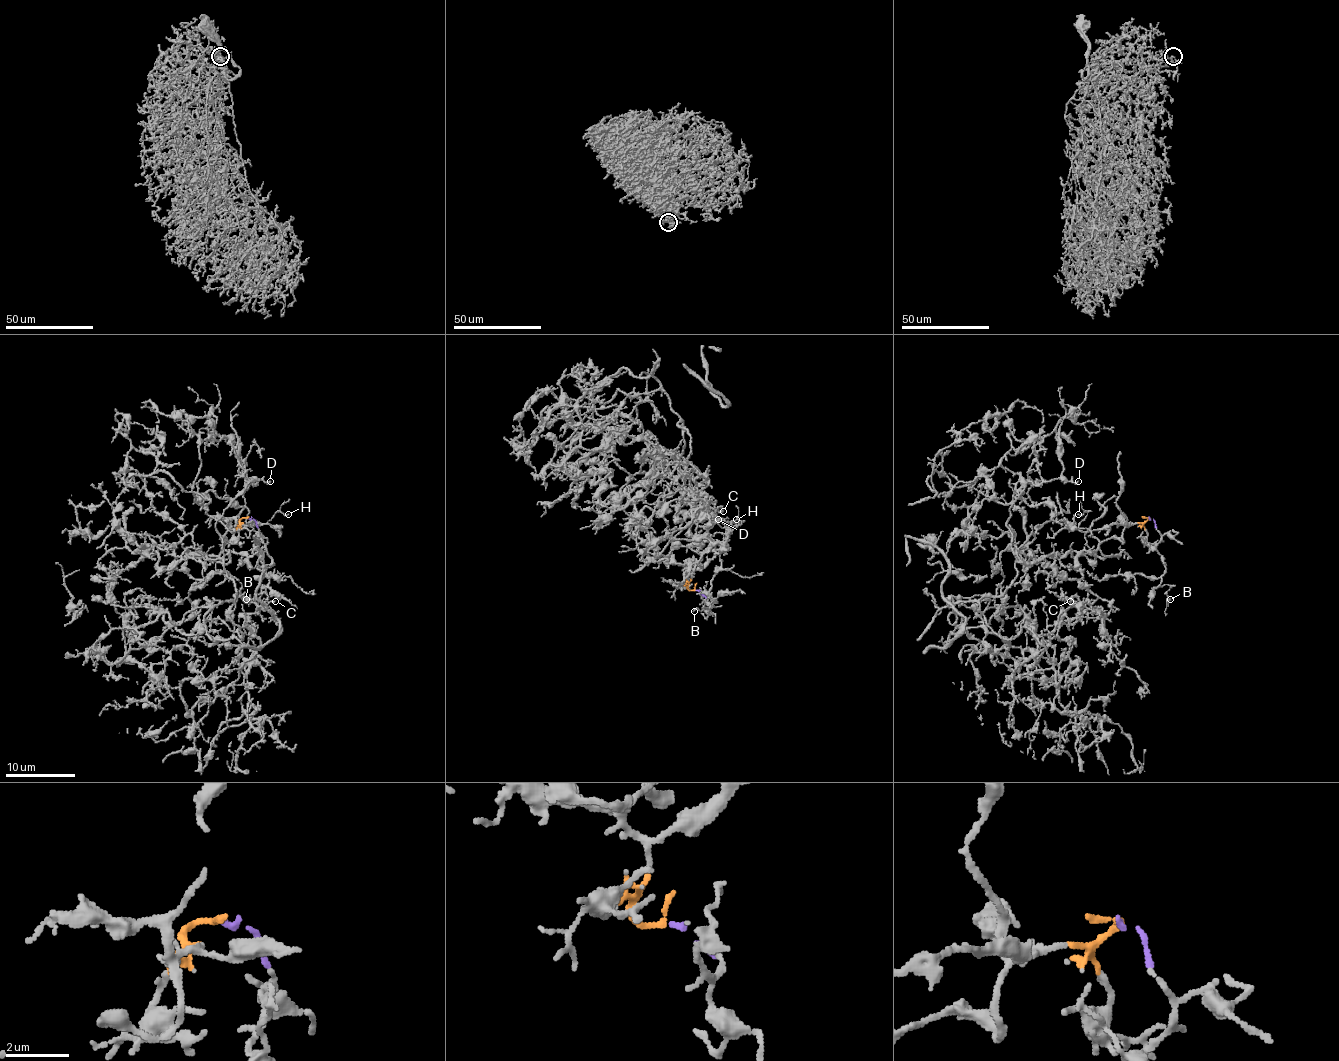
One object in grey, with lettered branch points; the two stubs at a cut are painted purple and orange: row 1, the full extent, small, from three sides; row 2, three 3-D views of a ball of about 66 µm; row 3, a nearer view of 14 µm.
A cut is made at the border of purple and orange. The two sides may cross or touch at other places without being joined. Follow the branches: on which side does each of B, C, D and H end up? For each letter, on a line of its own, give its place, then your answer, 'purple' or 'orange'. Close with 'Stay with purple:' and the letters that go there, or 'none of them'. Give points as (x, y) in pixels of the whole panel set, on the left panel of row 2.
B: at (246, 599); purple
C: at (275, 601); orange
D: at (270, 481); orange
H: at (288, 514); orange
Stay with purple: B

